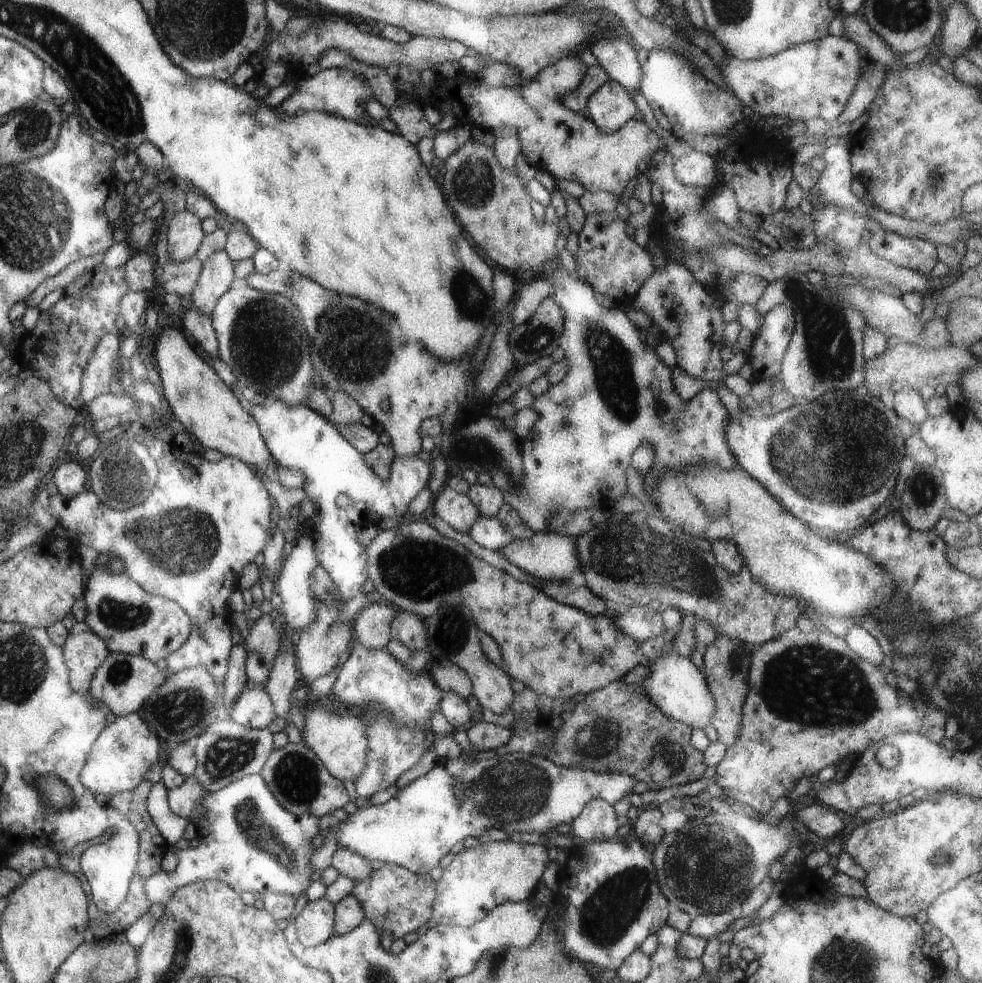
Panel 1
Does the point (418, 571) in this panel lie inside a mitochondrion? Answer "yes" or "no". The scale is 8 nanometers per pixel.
yes

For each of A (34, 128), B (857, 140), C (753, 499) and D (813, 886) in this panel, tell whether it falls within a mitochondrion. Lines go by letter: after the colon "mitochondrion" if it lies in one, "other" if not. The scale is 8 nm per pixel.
A: mitochondrion
B: other
C: other
D: other

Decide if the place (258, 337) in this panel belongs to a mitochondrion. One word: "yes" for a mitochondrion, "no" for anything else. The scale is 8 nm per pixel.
yes

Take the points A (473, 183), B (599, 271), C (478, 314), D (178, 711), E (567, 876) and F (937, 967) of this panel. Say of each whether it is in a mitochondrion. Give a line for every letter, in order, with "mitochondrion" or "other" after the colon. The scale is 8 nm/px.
A: mitochondrion
B: other
C: mitochondrion
D: mitochondrion
E: mitochondrion
F: other

